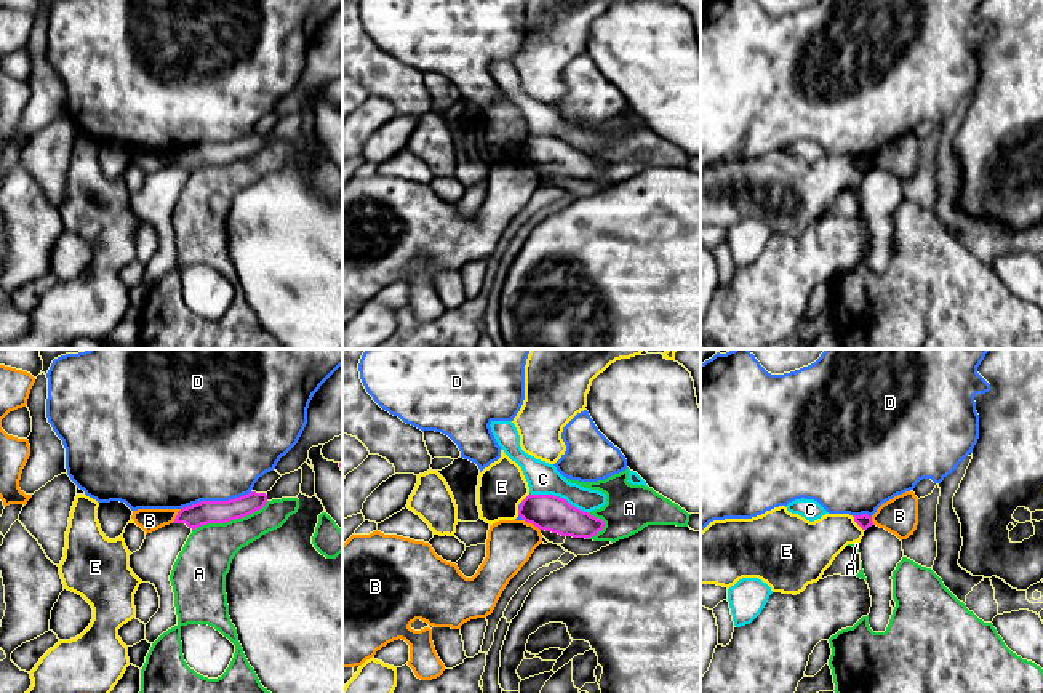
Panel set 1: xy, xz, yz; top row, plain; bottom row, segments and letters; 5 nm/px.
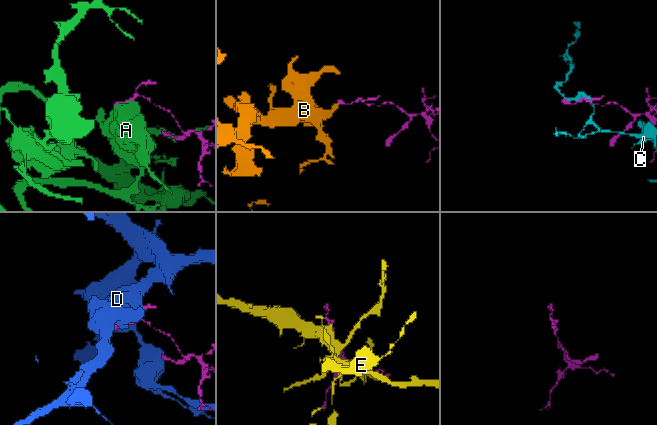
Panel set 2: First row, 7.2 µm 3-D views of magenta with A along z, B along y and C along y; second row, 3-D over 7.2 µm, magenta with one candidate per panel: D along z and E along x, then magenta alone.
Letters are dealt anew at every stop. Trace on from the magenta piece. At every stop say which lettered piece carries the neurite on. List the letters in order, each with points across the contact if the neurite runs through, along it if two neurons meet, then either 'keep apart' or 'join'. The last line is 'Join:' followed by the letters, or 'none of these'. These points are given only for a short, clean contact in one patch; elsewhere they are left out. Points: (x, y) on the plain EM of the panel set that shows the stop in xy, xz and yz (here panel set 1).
A: keep apart
B: border xz (523, 160), (539, 172); keep apart
C: keep apart
D: keep apart
E: keep apart
Join: none of these

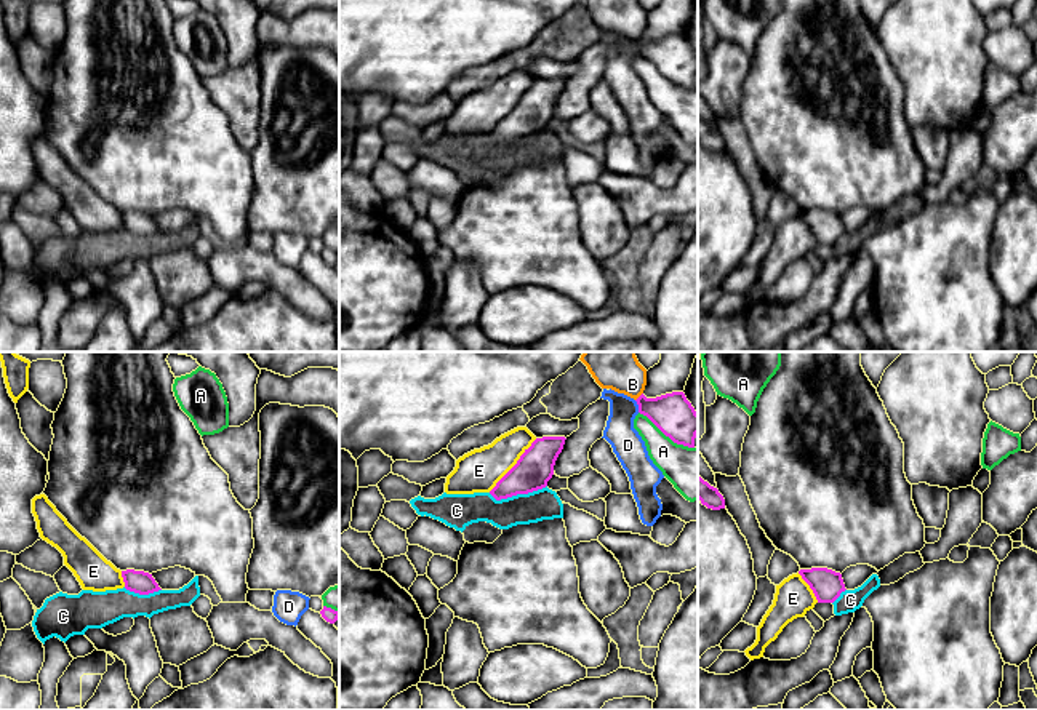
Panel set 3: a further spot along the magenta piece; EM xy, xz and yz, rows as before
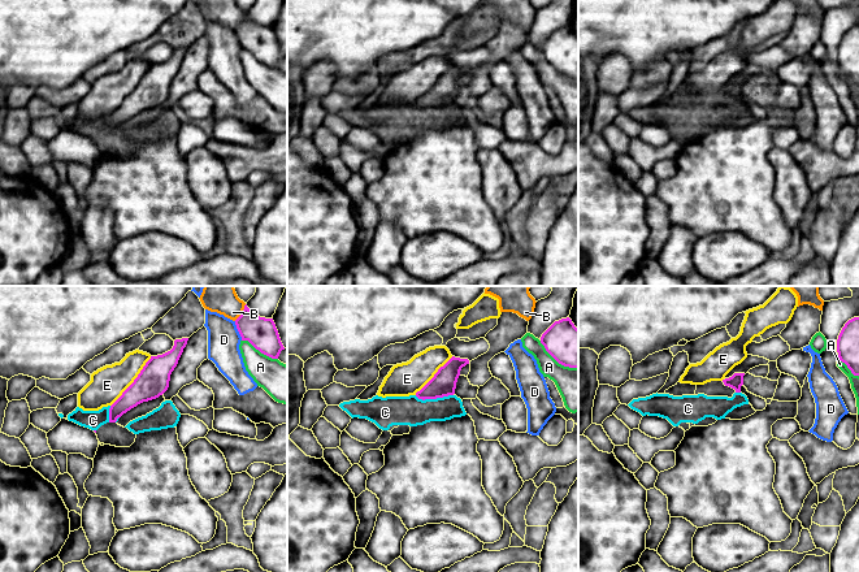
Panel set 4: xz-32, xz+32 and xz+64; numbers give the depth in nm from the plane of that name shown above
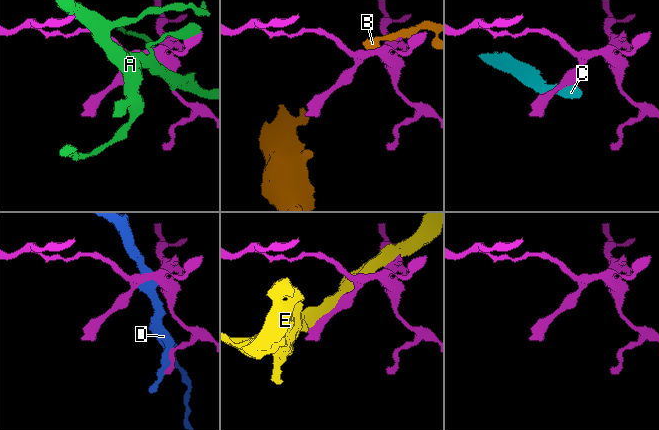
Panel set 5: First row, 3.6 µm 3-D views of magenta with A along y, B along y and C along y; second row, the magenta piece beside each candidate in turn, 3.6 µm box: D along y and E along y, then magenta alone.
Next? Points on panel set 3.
A: keep apart
B: keep apart
C: keep apart
D: keep apart
E: keep apart
Join: none of these

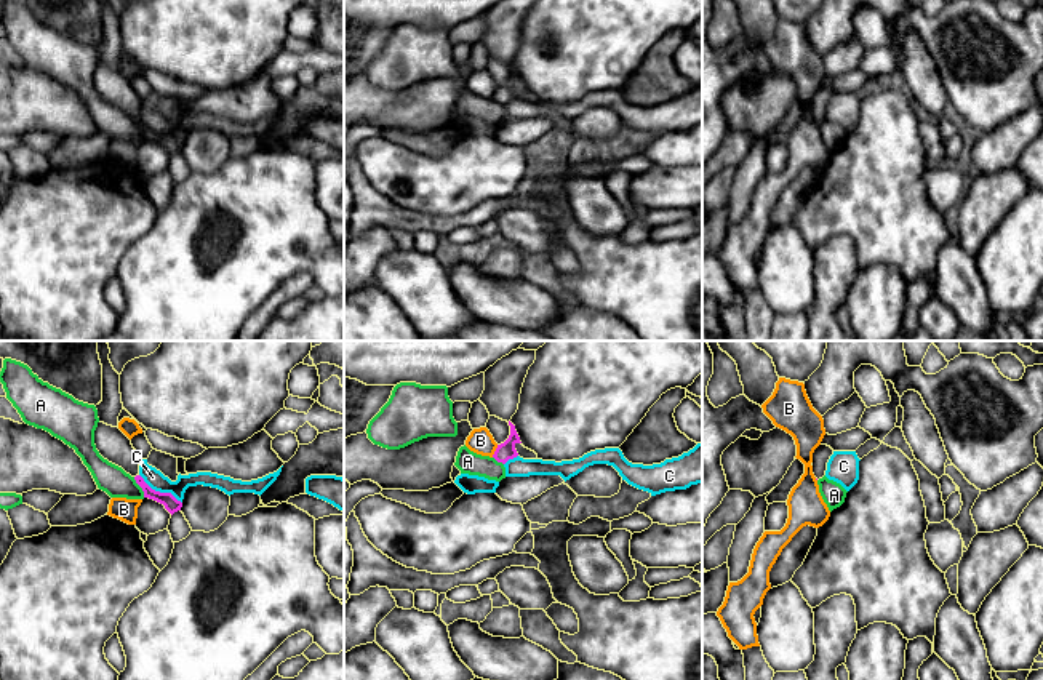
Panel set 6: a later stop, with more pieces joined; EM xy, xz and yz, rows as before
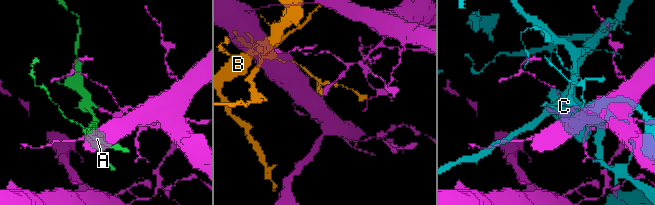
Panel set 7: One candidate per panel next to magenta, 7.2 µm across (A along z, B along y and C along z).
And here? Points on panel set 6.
A: keep apart
B: keep apart
C: keep apart
Join: none of these

